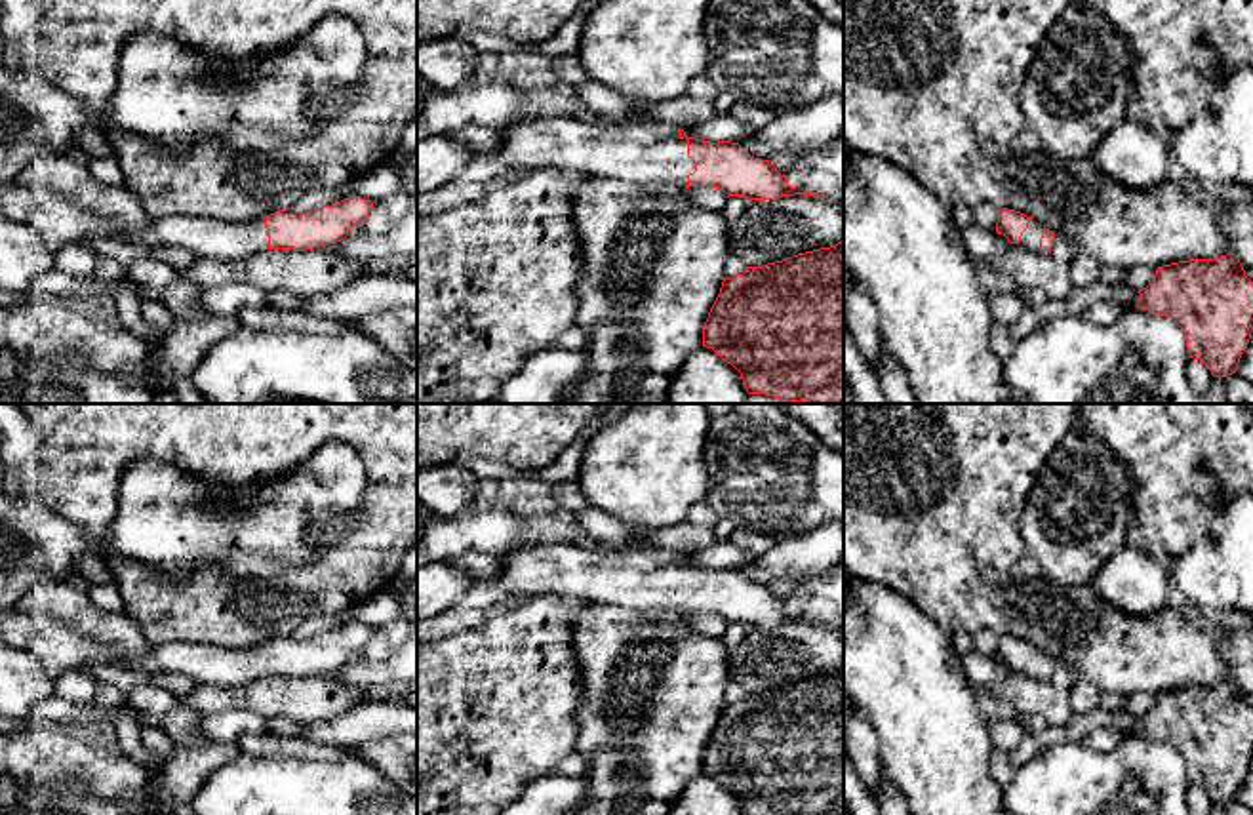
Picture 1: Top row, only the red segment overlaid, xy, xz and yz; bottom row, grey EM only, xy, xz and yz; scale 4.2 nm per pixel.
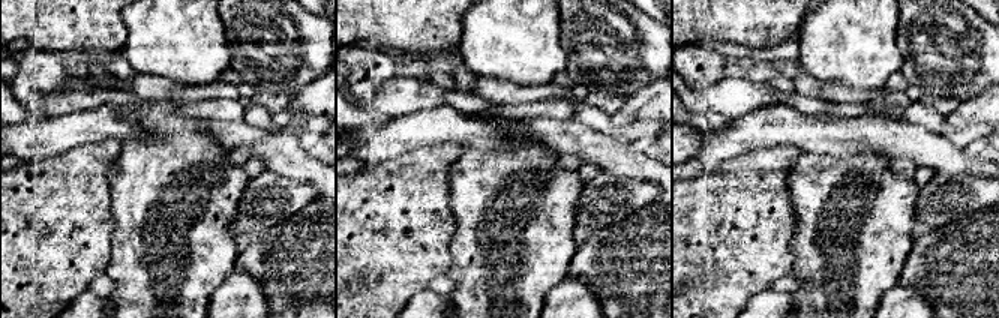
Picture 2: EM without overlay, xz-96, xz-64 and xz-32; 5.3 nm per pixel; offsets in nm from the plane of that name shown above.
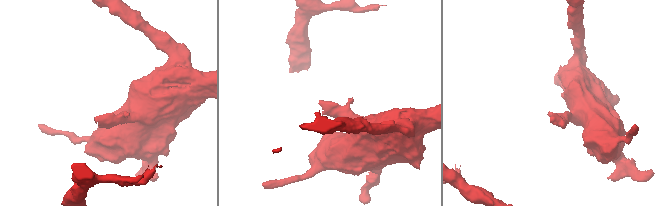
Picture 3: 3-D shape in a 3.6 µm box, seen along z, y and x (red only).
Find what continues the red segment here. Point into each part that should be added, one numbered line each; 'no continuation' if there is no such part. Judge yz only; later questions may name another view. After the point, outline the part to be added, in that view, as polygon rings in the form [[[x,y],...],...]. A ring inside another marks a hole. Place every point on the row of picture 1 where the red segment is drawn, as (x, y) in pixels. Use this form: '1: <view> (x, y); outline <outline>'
1: yz (1031, 237); outline [[[1032,219],[1028,223],[1028,229],[1021,236],[1021,242],[1019,244],[1009,244],[1009,246],[1019,246],[1019,248],[1026,248],[1026,249],[1032,249],[1032,251],[1040,251],[1042,234],[1044,234],[1044,225],[1038,223],[1036,219]]]

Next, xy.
1: xy (56, 219); outline [[[17,179],[0,183],[0,217],[27,225],[51,253],[91,236],[141,244],[149,251],[160,246],[181,246],[213,261],[244,259],[268,249],[263,219],[232,223],[173,215],[149,219],[143,229],[124,230],[118,219],[105,219],[63,194],[32,189]]]

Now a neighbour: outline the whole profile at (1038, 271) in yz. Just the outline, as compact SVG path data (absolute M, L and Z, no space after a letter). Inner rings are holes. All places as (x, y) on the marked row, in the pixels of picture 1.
M1019 246L1007 248L1000 270L1023 288L1044 291L1047 299L1064 299L1074 288L1068 263Z

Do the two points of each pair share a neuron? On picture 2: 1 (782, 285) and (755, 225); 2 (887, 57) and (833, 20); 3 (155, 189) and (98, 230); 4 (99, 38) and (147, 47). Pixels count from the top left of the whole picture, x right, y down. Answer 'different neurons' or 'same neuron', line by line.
1: different neurons
2: same neuron
3: different neurons
4: different neurons

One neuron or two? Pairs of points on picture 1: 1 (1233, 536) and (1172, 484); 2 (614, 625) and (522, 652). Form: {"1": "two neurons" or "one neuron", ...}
{"1": "two neurons", "2": "two neurons"}

